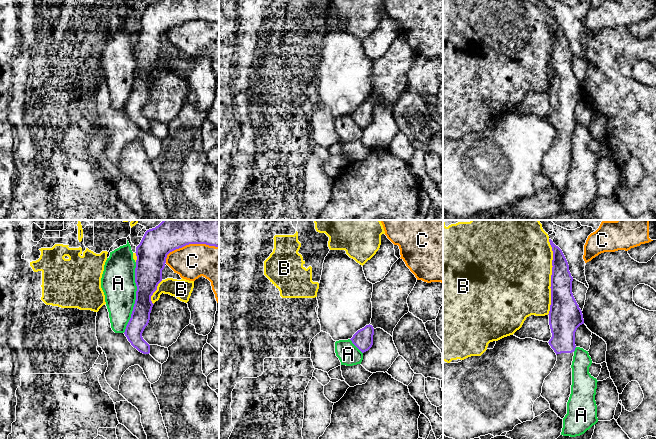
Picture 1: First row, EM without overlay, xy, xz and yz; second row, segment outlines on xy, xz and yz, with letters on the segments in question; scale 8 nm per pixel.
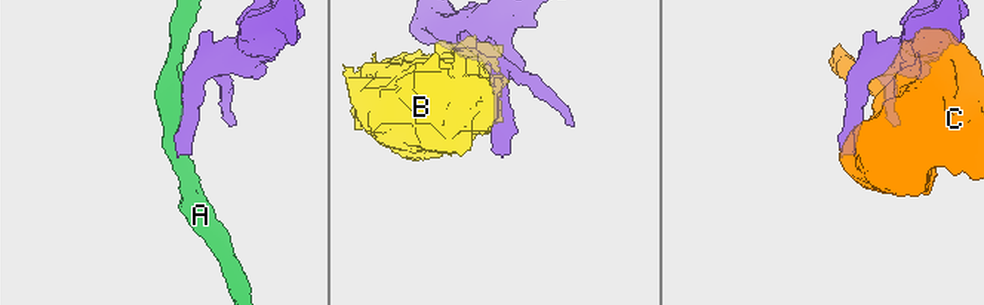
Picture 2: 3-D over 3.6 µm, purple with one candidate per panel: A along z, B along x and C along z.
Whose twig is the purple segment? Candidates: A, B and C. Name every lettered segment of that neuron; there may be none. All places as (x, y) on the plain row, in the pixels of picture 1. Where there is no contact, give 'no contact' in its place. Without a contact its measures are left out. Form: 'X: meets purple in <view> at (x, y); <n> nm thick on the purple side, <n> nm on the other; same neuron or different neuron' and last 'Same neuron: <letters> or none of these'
A: meets purple in xy at (136, 73); 220 nm thick on the purple side, 280 nm on the other; different neuron
B: meets purple in yz at (551, 53); 200 nm thick on the purple side, 500 nm on the other; different neuron
C: meets purple in xy at (189, 19); 240 nm thick on the purple side, 280 nm on the other; different neuron
Same neuron: none of these

